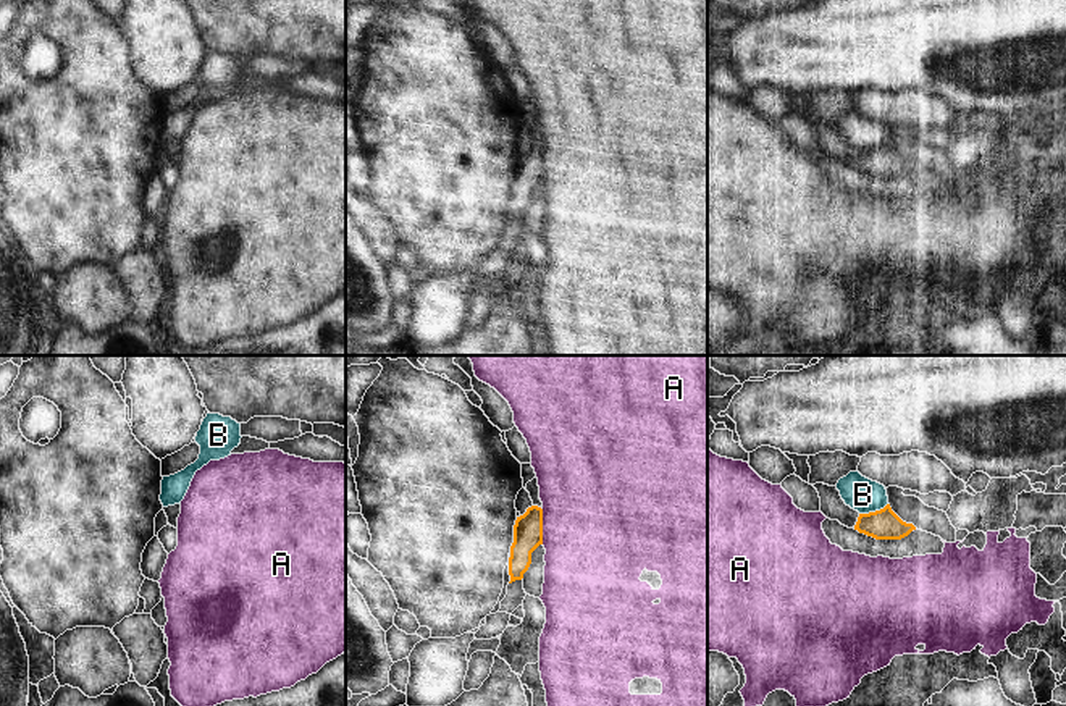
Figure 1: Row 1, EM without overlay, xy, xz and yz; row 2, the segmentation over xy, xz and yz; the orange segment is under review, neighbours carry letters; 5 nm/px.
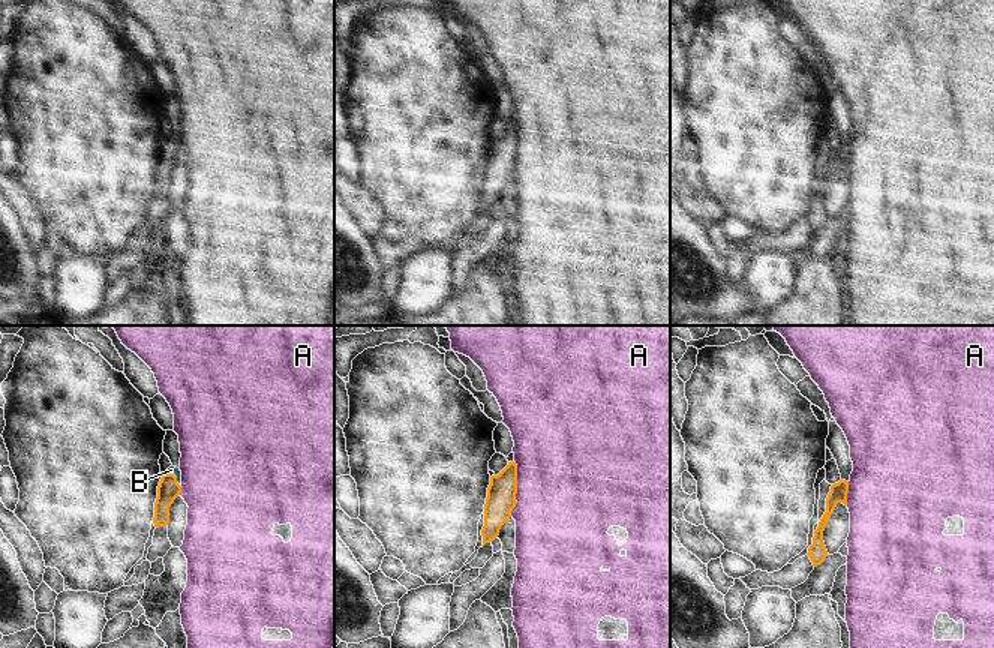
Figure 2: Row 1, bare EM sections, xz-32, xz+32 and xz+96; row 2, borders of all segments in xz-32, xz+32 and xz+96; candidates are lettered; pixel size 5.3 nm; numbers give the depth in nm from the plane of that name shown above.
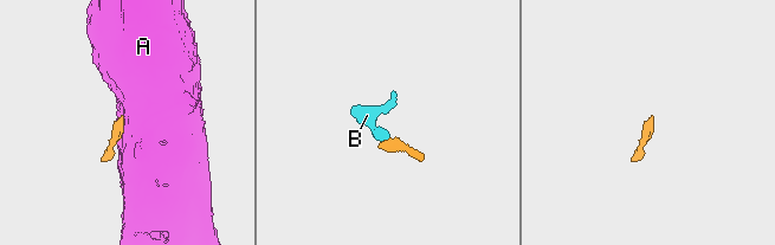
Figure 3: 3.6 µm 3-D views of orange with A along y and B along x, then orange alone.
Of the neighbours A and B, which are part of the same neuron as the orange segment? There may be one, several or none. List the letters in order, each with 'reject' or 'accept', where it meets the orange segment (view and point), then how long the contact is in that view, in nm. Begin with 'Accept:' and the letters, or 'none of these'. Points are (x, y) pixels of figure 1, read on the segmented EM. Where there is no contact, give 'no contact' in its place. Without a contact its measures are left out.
Accept: none of these
A: reject; meets orange in xz at (541, 525); contact 180 nm long
B: reject; meets orange in yz at (872, 512); contact 160 nm long

